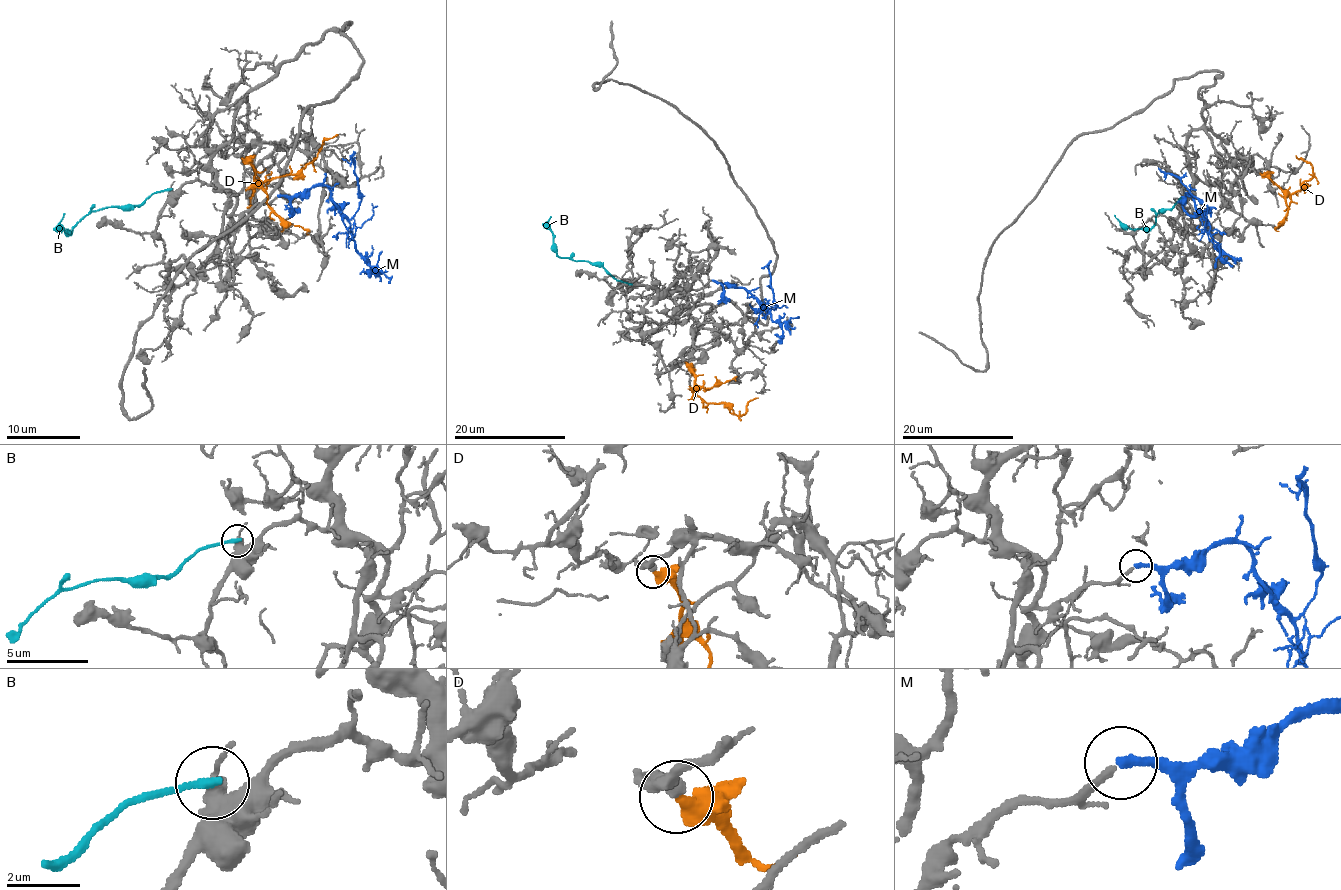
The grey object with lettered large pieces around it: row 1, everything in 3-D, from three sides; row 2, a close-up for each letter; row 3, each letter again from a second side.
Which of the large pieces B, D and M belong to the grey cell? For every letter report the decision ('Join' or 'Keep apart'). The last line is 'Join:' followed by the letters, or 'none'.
B: Keep apart
D: Join
M: Keep apart
Join: D

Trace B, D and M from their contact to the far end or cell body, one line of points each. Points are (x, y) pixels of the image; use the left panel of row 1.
B: (169, 190), (151, 193), (140, 204), (105, 206), (87, 214), (68, 232), (59, 223), (65, 214)
D: (241, 159), (254, 168), (257, 184), (296, 175), (312, 160), (322, 142), (338, 135)
M: (278, 195), (305, 195), (312, 188), (325, 186), (333, 203), (349, 219), (360, 201), (351, 159), (355, 151)

